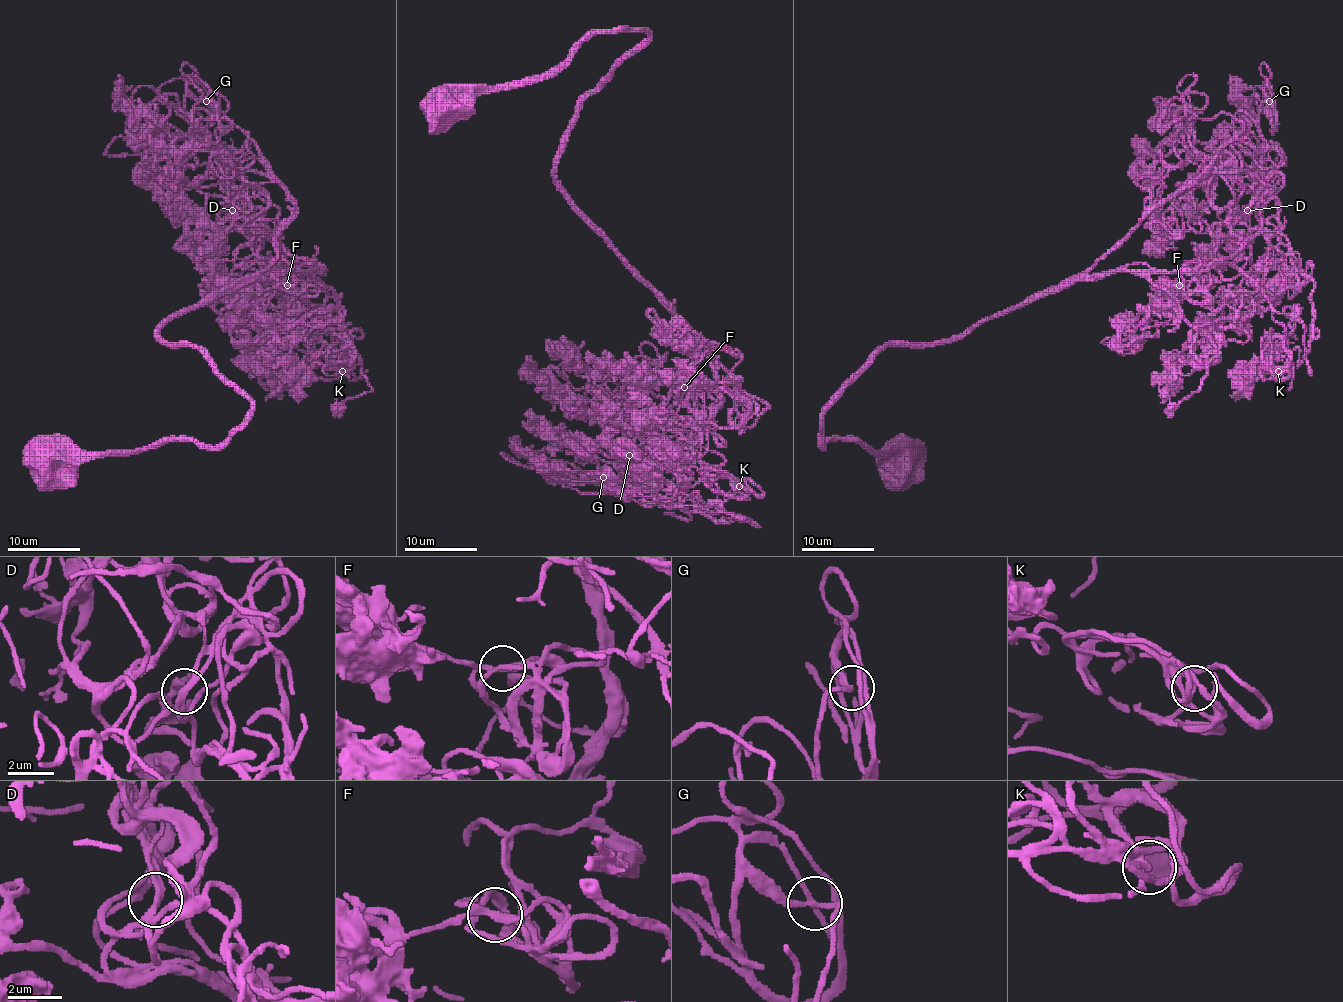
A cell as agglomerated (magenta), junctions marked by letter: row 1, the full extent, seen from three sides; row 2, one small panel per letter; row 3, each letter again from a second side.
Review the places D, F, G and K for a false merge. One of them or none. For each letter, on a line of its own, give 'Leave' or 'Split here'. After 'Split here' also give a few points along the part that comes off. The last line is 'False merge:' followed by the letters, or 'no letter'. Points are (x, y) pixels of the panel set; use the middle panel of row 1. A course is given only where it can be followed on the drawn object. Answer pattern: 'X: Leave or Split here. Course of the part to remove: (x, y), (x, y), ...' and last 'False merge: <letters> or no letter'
D: Leave
F: Leave
G: Leave
K: Leave
False merge: no letter

